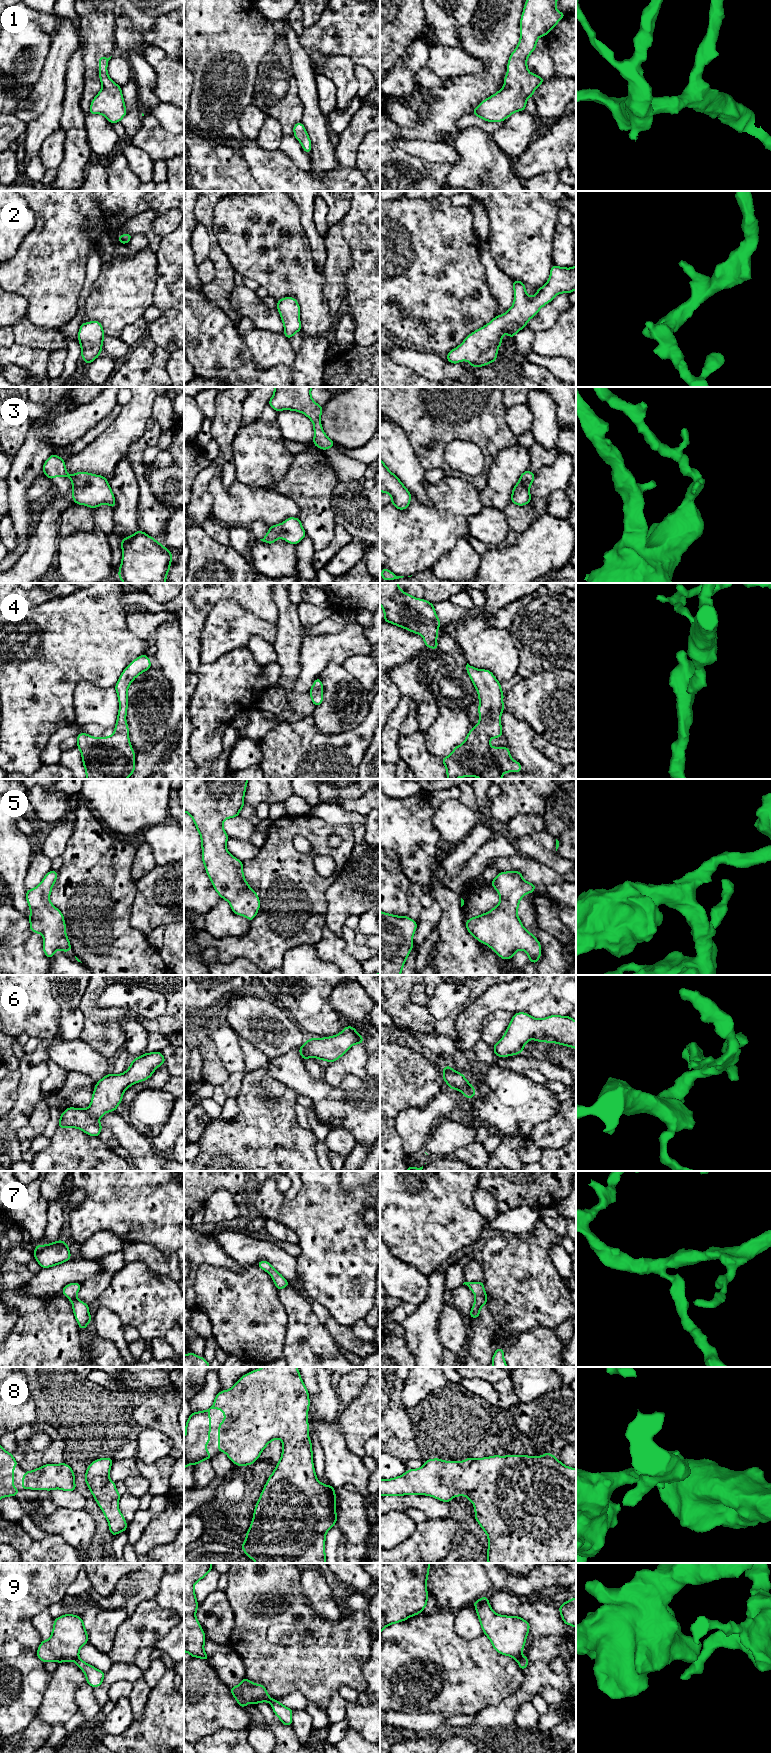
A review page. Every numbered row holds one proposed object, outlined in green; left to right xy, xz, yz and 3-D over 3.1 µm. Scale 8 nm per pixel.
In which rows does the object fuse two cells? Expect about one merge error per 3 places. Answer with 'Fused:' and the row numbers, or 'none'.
Fused: 9

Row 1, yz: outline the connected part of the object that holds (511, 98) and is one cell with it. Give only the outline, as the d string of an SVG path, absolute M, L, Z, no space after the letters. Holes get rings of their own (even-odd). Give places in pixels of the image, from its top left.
M527 0L520 19L520 41L507 64L504 87L483 100L472 114L488 122L501 122L517 111L524 111L527 99L544 79L530 73L527 58L537 40L546 36L566 14L556 10L558 0Z

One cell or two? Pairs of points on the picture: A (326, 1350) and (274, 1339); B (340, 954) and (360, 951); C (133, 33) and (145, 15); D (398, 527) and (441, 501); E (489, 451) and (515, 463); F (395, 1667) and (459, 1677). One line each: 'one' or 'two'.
A: two
B: two
C: one
D: one
E: two
F: one

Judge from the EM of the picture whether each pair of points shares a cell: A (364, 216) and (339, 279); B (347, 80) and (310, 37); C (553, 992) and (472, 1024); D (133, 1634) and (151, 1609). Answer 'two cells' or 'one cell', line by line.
A: two cells
B: two cells
C: one cell
D: one cell

